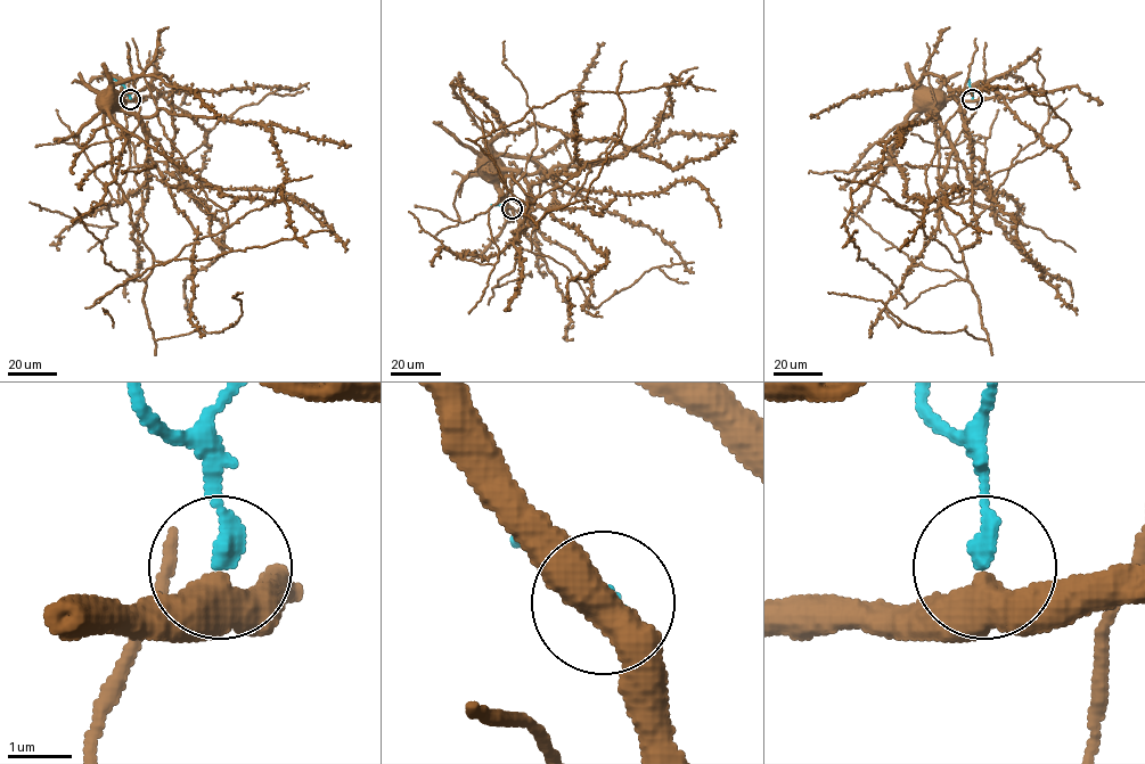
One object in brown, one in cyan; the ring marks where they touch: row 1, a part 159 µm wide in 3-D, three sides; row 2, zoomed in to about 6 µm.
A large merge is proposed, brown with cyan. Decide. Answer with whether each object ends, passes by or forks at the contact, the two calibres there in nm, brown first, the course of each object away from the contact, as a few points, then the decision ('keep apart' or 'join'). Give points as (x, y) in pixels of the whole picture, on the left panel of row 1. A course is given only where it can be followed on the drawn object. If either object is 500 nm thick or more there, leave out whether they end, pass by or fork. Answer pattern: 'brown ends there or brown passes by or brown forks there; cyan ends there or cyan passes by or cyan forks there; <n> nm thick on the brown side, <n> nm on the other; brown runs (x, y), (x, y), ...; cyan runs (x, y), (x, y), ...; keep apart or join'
brown passes by; cyan ends there; 480 nm thick on the brown side, 240 nm on the other; brown runs (130, 99), (121, 100), (109, 91), (105, 95); cyan runs (130, 99), (125, 88), (109, 77); keep apart

